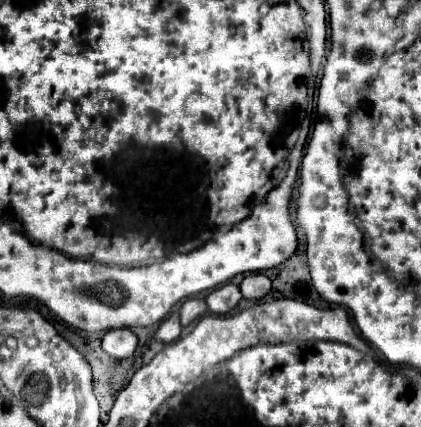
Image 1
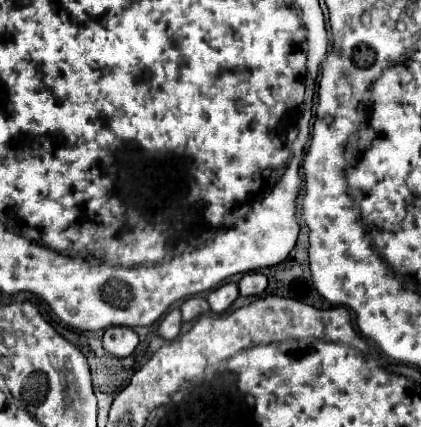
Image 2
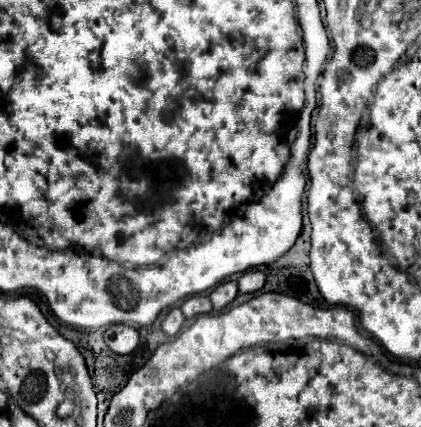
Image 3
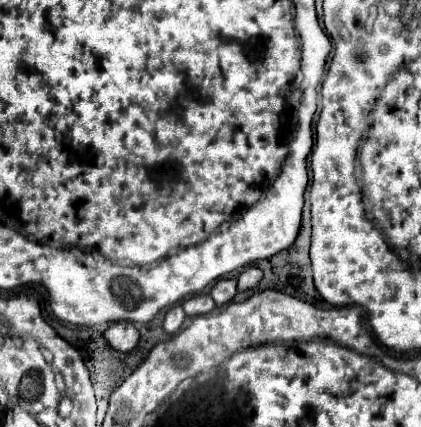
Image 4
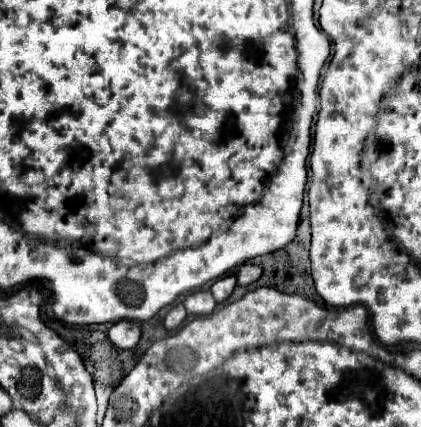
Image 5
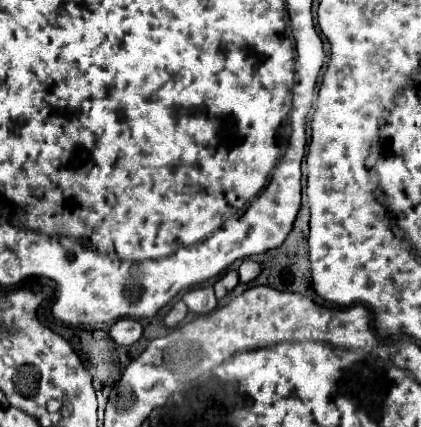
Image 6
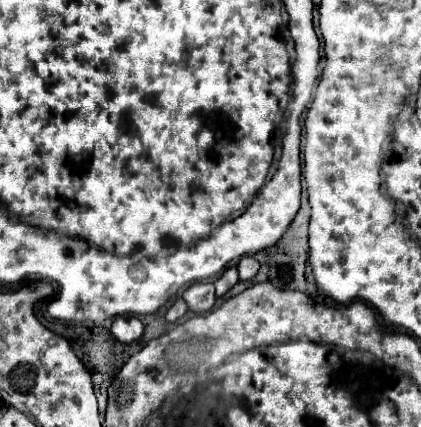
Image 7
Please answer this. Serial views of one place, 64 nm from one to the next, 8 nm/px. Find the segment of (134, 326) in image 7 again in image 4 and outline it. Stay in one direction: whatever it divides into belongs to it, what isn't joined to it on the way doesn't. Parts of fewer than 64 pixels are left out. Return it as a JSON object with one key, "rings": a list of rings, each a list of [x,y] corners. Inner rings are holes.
{"rings":[[[116,322],[104,332],[106,342],[118,352],[130,352],[138,344],[138,330],[130,322]]]}

